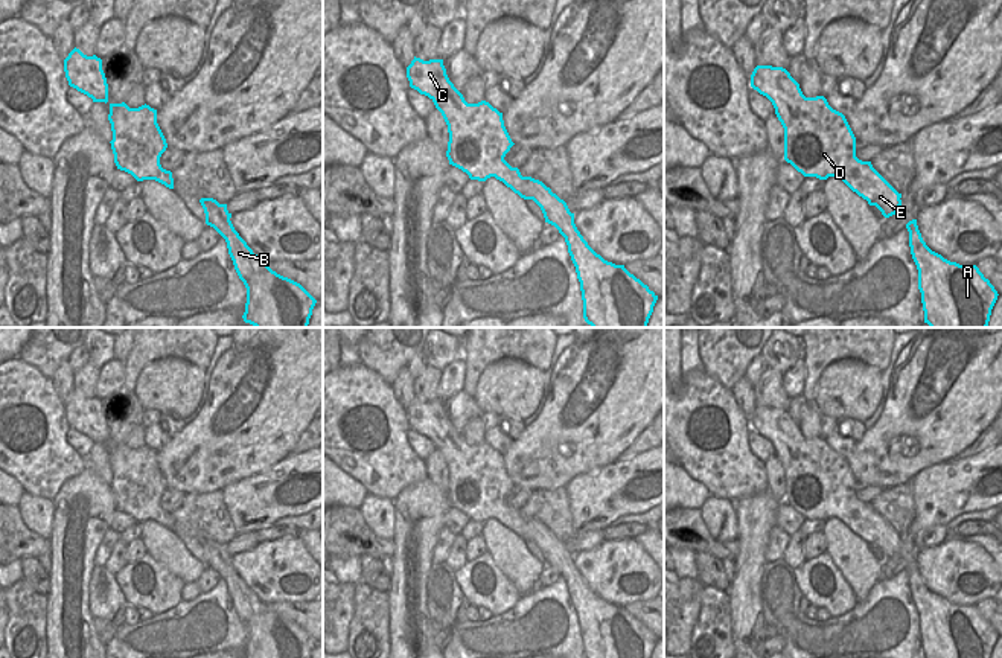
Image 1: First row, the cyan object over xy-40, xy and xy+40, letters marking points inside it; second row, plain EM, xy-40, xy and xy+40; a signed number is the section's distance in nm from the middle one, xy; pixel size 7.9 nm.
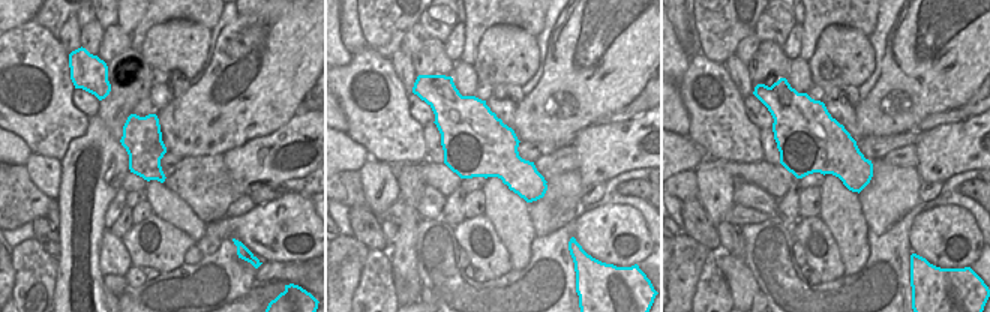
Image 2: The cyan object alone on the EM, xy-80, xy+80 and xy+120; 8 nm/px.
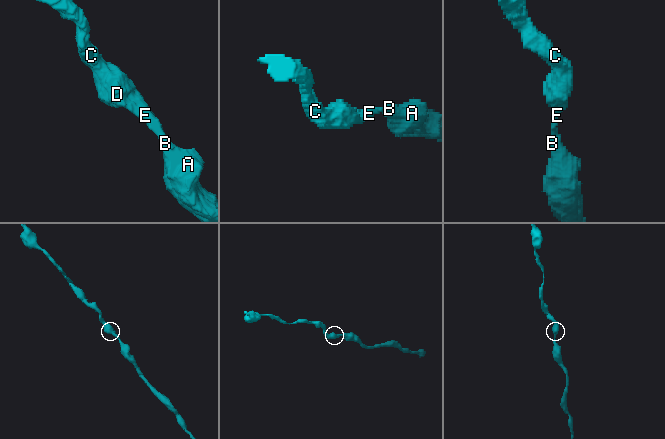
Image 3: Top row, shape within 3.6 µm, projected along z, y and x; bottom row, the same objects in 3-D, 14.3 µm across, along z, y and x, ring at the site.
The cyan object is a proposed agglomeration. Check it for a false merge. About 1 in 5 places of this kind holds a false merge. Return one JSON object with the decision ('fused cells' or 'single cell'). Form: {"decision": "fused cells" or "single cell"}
{"decision": "single cell"}

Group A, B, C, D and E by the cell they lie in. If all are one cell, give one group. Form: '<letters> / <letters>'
A B C D E

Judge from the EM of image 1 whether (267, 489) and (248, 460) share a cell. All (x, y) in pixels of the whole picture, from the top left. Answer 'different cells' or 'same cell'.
different cells

